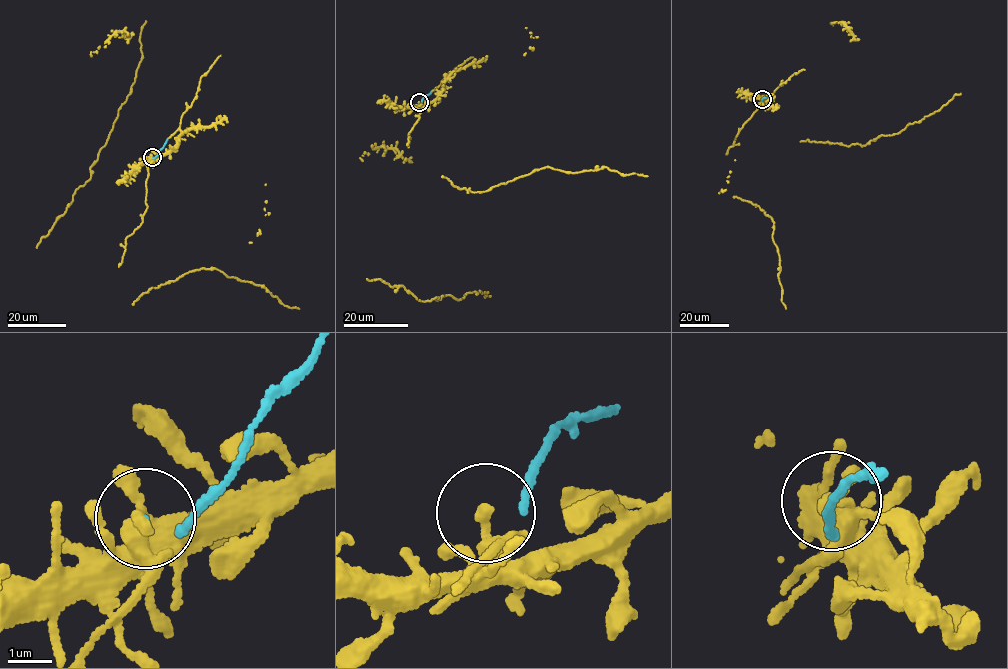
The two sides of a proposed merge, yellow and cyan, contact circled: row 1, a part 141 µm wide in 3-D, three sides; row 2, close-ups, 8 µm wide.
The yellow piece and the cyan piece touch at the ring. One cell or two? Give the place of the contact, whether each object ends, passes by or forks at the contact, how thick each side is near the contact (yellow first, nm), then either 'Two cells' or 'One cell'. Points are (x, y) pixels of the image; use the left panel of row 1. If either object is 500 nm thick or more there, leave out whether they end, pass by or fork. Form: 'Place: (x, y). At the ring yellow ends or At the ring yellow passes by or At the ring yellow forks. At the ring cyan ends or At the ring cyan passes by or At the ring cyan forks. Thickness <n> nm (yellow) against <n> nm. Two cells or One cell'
Place: (152, 157). At the ring yellow passes by. At the ring cyan ends. Thickness 170 nm (yellow) against 90 nm. One cell

